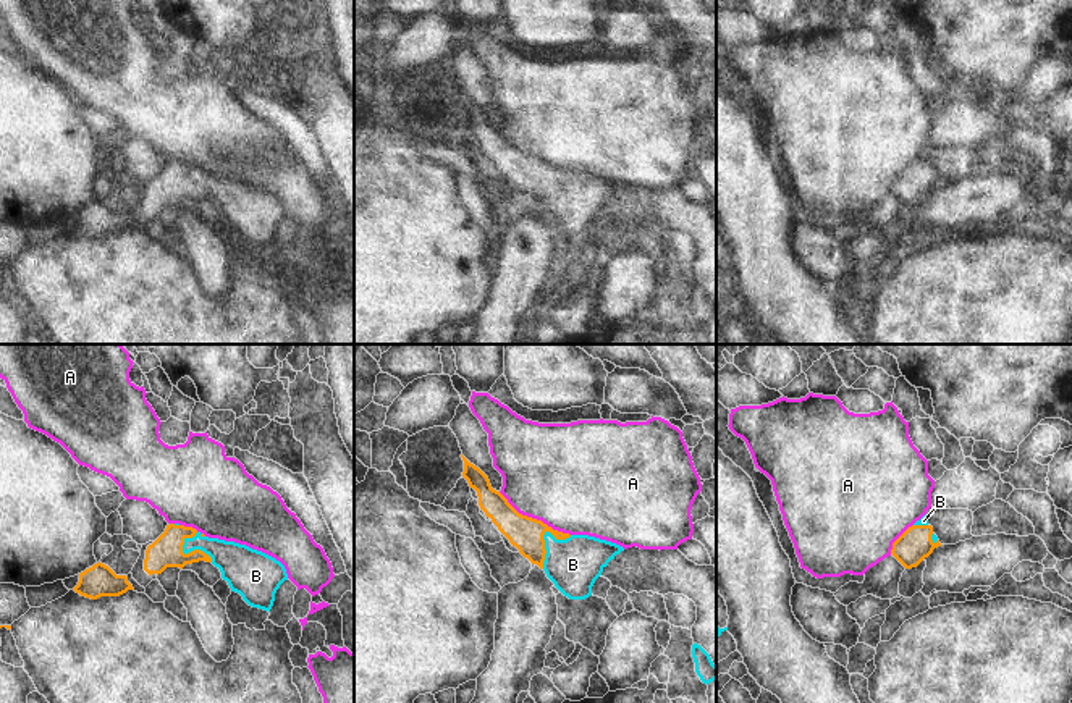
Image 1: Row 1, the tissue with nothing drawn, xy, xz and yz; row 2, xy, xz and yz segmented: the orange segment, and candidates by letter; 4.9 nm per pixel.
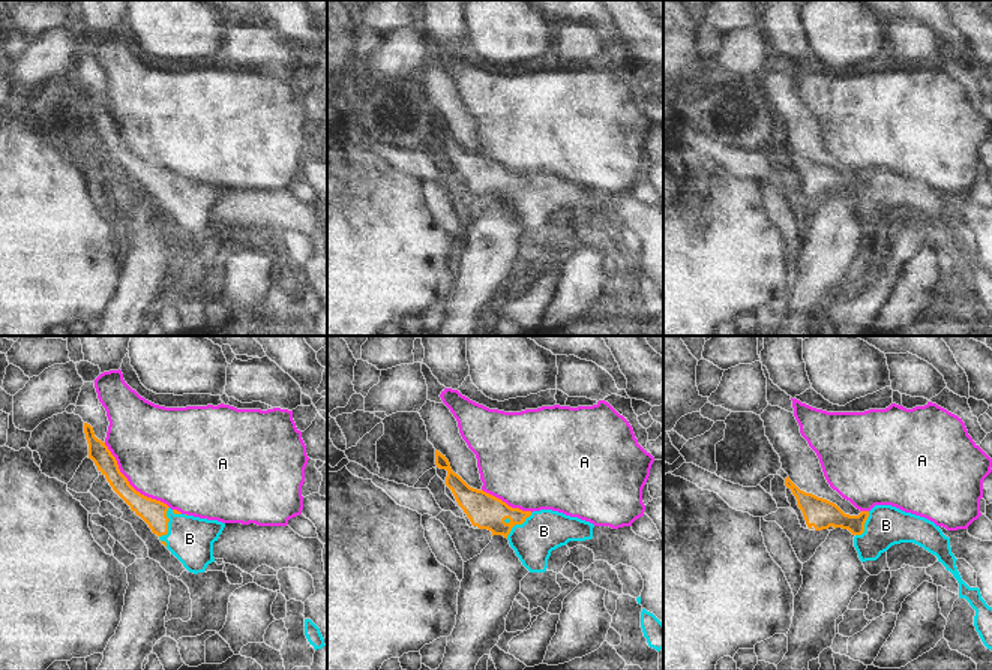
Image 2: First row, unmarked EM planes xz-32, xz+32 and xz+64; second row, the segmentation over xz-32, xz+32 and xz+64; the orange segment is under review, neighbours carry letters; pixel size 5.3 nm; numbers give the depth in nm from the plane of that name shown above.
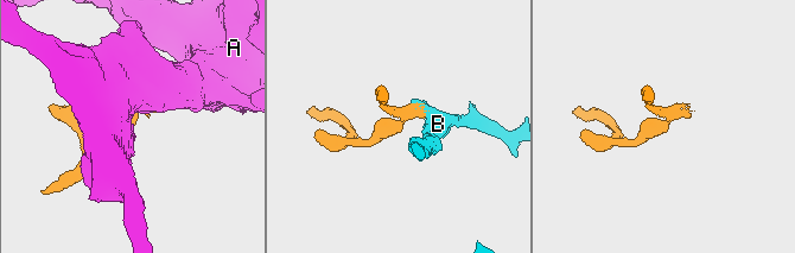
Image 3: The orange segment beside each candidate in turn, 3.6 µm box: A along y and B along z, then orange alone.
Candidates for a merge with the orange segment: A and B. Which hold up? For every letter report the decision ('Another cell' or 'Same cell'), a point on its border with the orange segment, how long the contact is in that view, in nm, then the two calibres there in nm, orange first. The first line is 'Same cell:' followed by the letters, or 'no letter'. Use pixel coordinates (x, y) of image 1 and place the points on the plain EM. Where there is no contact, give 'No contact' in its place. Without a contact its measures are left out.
Same cell: B
A: Another cell. Touches orange at xz (534, 157). Shared border 420 nm. Thickness 170 nm (orange) against 500 nm
B: Same cell. Touches orange at xz (542, 176). Shared border 220 nm. Thickness 170 nm (orange) against 260 nm.

